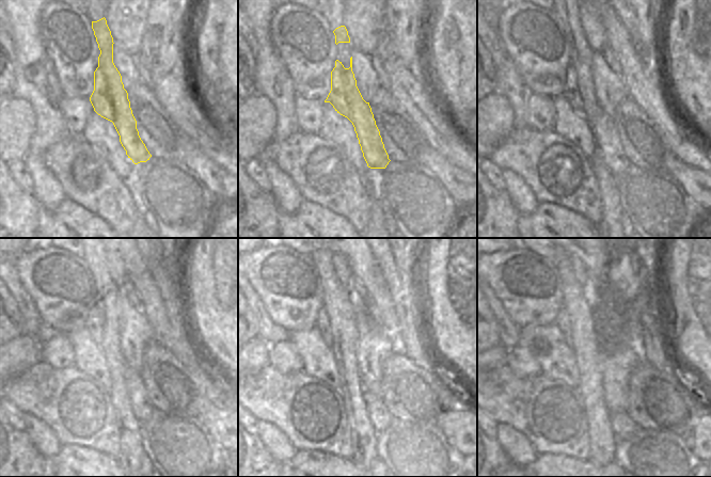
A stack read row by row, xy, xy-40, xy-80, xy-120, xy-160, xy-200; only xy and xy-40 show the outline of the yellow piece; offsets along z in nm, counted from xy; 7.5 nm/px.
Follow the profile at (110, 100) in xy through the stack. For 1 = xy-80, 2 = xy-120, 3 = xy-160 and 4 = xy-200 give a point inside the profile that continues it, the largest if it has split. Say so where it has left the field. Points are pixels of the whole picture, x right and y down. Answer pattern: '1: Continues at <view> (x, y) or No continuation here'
1: Continues at xy-80 (609, 143)
2: Continues at xy-120 (142, 408)
3: Continues at xy-160 (379, 415)
4: Continues at xy-200 (623, 427)

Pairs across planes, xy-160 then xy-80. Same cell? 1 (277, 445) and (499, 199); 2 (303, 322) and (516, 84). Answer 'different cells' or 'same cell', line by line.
1: different cells
2: different cells

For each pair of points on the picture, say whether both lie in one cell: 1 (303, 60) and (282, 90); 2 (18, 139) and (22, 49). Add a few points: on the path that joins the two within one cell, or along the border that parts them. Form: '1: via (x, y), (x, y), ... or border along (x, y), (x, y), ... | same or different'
1: border along (279, 56), (297, 95) | different
2: border along (11, 97), (22, 97), (31, 106), (35, 118) | different

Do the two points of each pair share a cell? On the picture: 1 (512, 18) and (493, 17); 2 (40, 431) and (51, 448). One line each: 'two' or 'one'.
1: two
2: one

